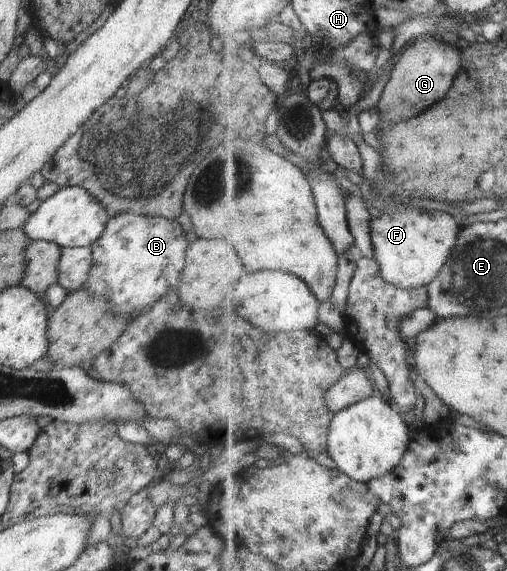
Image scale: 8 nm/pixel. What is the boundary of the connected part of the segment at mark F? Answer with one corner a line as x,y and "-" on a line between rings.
420,208
392,210
374,212
372,222
375,257
380,262
382,275
400,289
420,289
433,284
458,247
460,232
464,227
444,211
424,211

